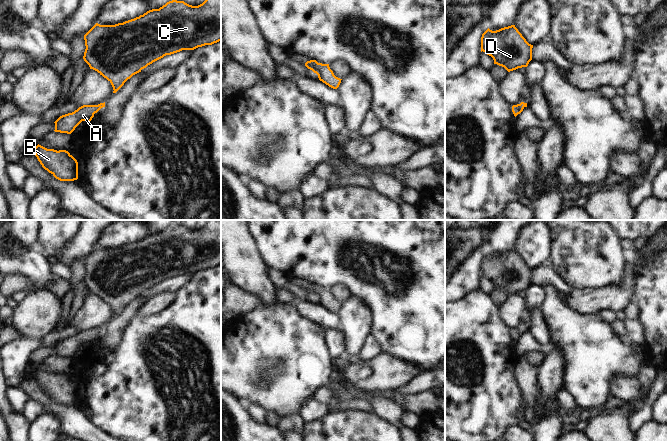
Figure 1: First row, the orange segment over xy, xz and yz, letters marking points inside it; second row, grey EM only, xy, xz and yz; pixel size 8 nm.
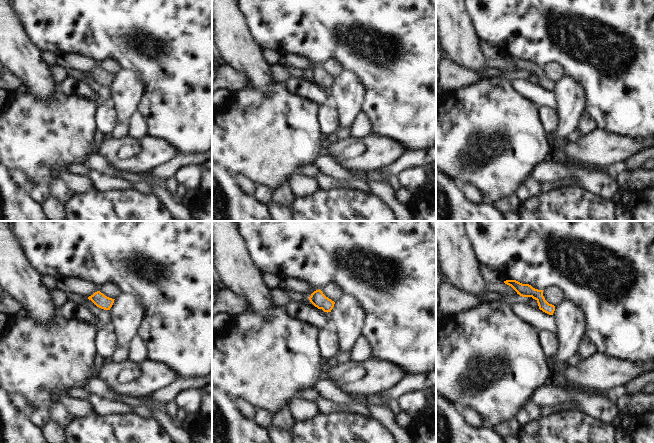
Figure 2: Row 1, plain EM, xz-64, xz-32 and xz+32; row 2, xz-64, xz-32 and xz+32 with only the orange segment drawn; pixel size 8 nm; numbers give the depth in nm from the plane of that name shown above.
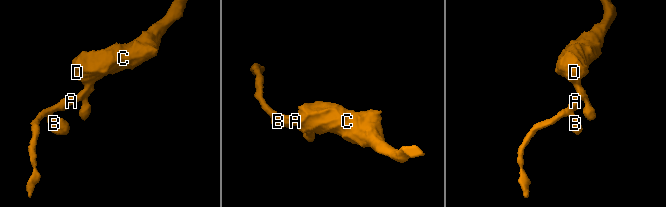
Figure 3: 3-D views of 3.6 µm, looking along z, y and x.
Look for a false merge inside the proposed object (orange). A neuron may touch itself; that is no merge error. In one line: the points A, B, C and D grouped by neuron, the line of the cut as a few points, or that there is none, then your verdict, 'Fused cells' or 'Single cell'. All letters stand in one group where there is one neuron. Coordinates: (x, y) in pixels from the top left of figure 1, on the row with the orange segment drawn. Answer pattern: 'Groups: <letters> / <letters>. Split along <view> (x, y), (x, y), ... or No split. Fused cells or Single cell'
Groups: A B C D. No split. Single cell.

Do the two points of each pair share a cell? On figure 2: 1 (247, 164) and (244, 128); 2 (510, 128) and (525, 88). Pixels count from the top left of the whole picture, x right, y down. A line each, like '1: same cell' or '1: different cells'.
1: same cell
2: different cells

